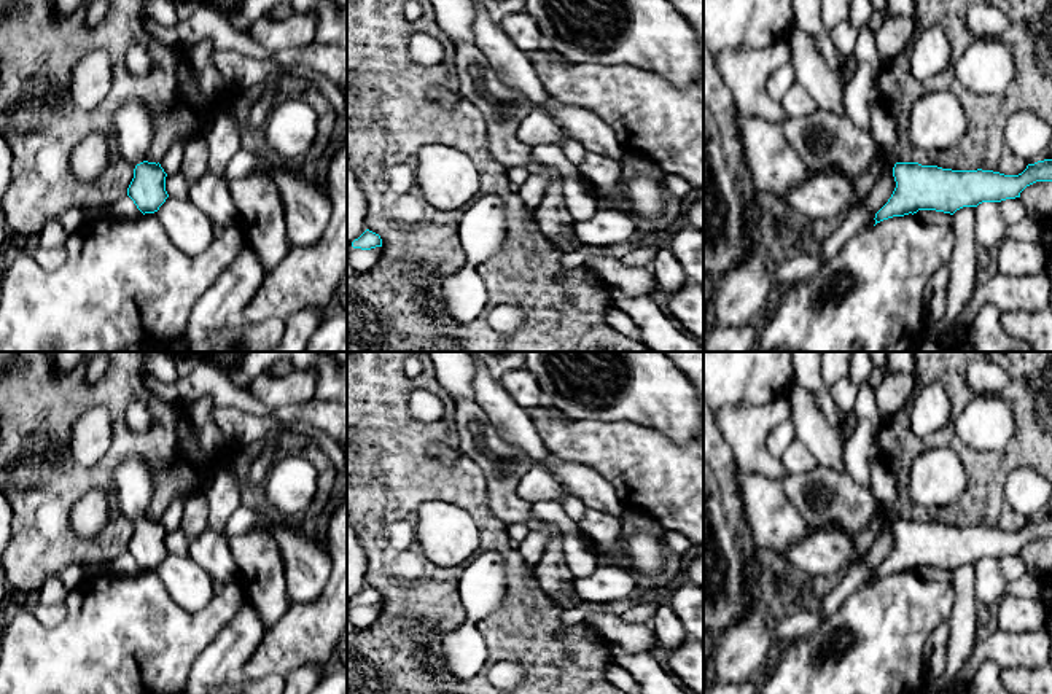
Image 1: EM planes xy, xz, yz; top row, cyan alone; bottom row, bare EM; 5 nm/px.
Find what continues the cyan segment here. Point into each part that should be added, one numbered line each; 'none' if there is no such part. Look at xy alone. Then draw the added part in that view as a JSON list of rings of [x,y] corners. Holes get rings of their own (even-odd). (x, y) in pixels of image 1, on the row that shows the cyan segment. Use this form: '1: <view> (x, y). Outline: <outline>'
1: xy (132, 129). Outline: [[[124,100],[115,111],[110,126],[113,150],[132,166],[145,161],[154,138],[154,116],[142,100]]]

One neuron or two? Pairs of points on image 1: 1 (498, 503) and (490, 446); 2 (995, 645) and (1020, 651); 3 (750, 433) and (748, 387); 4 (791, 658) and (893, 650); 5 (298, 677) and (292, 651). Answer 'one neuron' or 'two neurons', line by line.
1: one neuron
2: one neuron
3: two neurons
4: one neuron
5: two neurons

